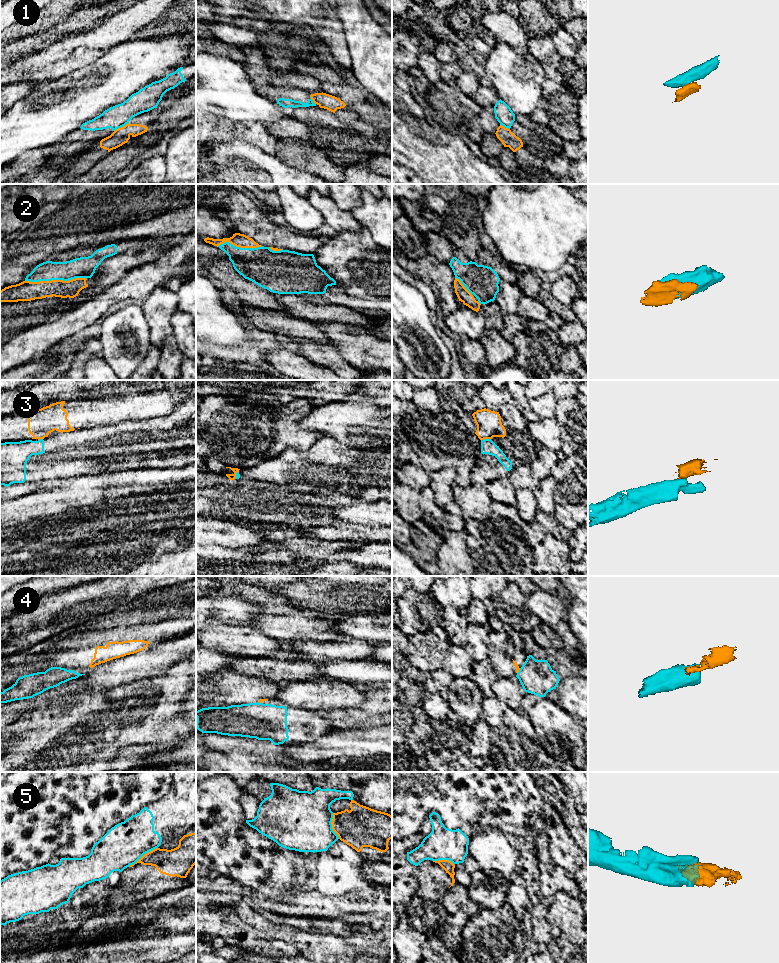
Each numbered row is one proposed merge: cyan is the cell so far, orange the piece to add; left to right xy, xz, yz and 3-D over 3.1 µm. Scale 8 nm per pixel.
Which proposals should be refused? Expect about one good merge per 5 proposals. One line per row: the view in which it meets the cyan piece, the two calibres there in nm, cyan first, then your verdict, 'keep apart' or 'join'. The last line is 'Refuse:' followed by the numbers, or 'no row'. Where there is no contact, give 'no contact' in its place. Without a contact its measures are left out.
1: meets cyan in xy; 180 nm thick on the cyan side, 140 nm on the other; keep apart
2: meets cyan in xy; 170 nm thick on the cyan side, 160 nm on the other; join
3: meets cyan in yz; 110 nm thick on the cyan side, 200 nm on the other; keep apart
4: meets cyan in yz; 280 nm thick on the cyan side, 30 nm on the other; keep apart
5: meets cyan in xy; 340 nm thick on the cyan side, 220 nm on the other; keep apart
Refuse: 1, 3, 4, 5

